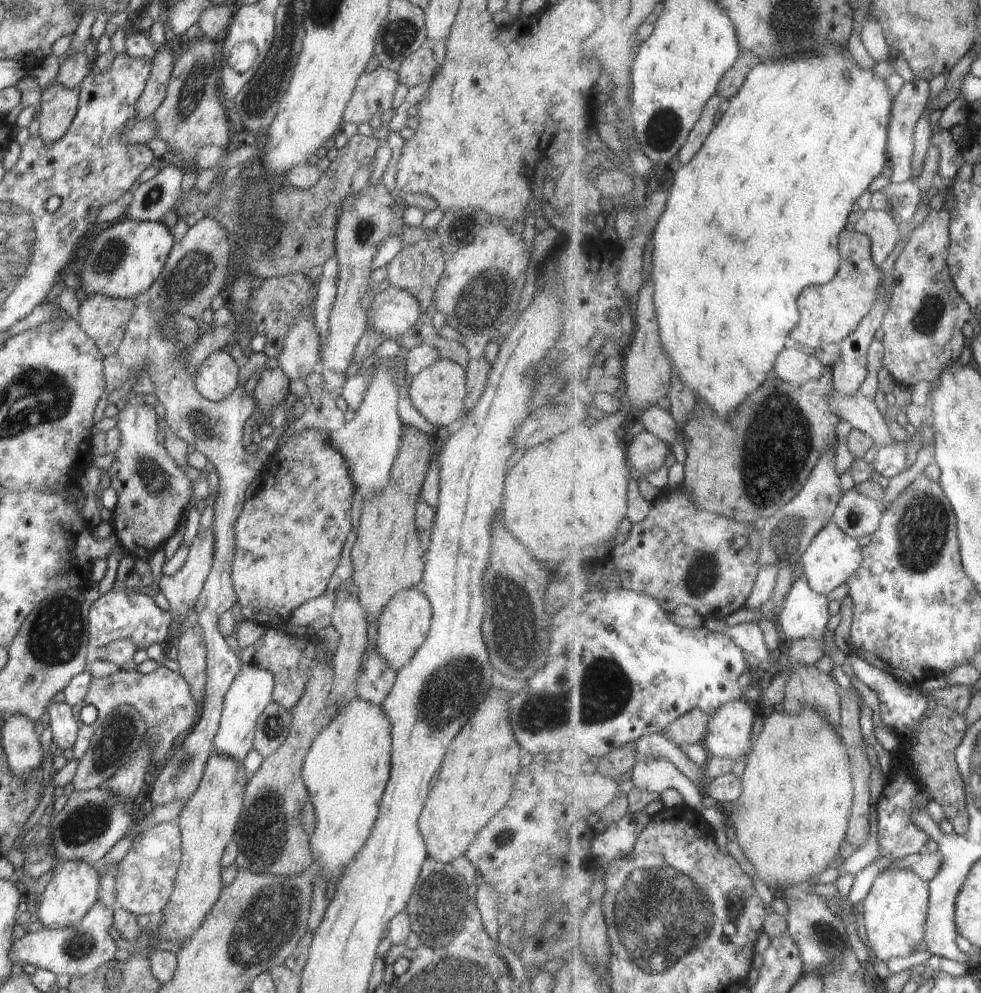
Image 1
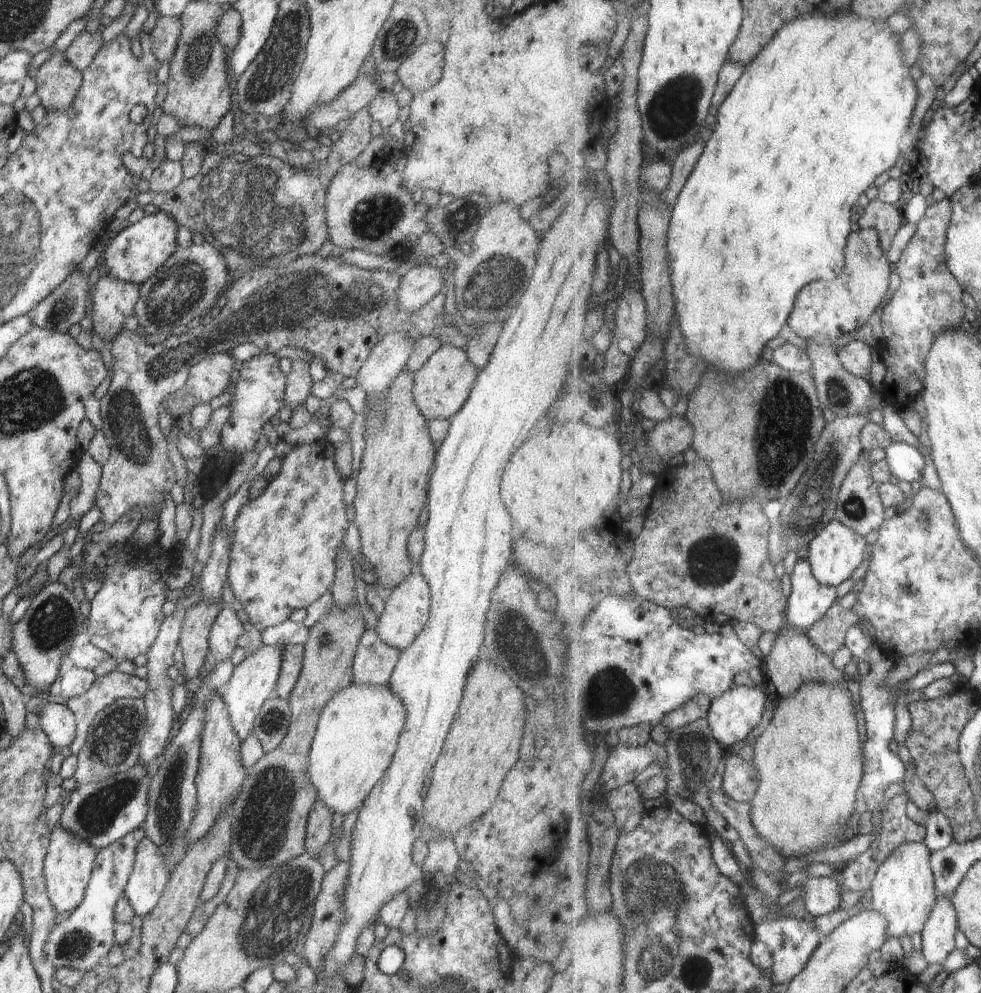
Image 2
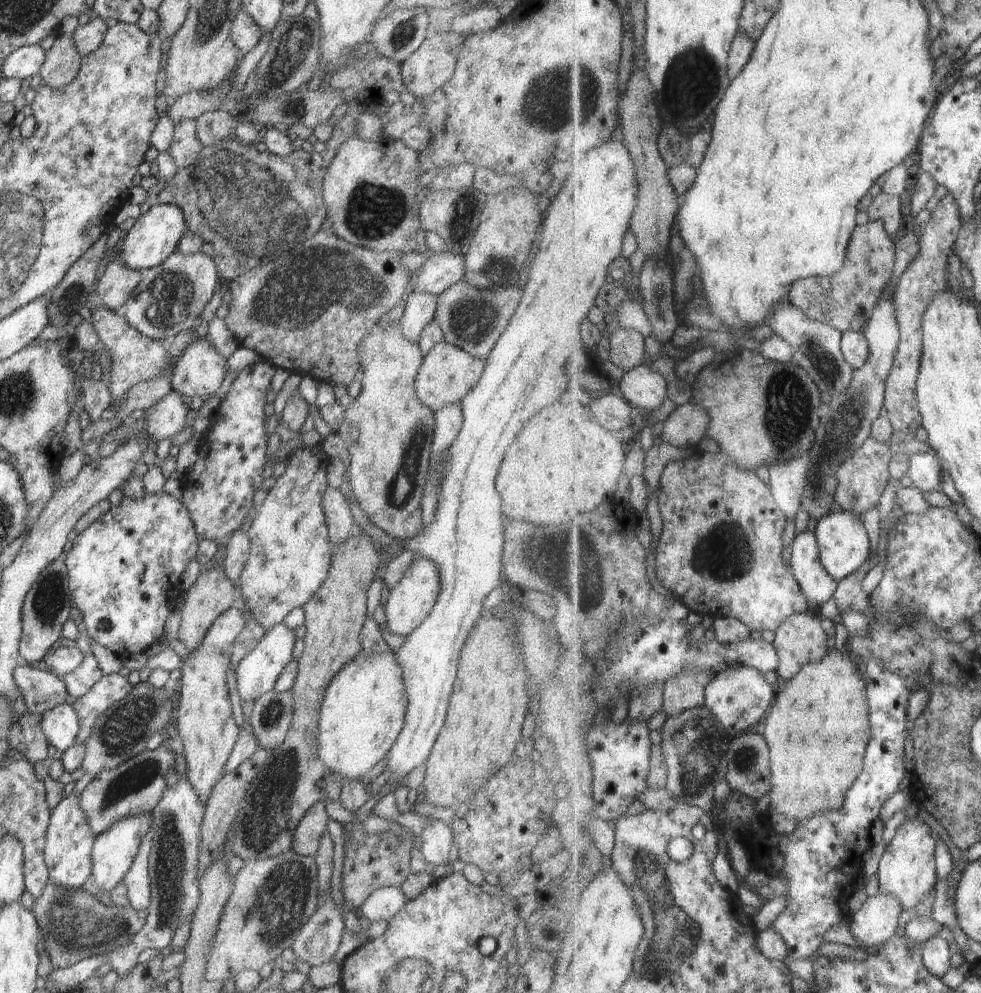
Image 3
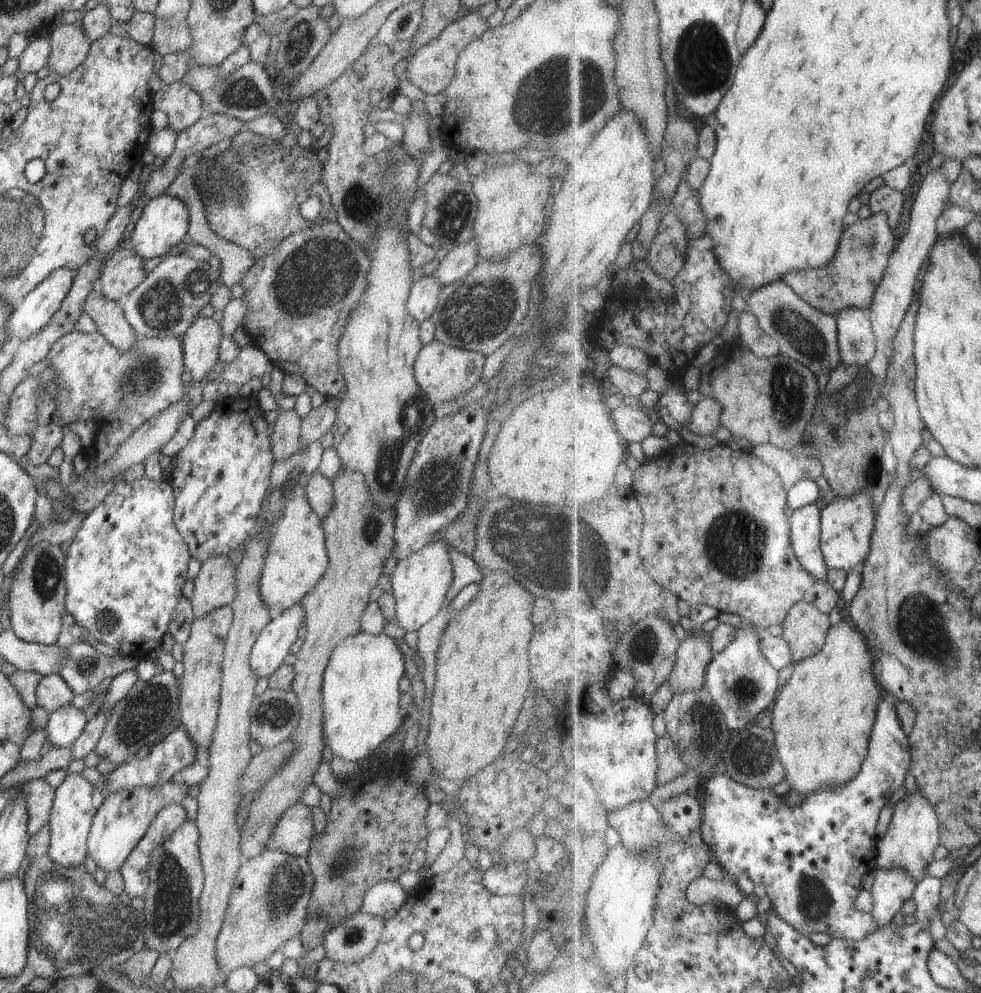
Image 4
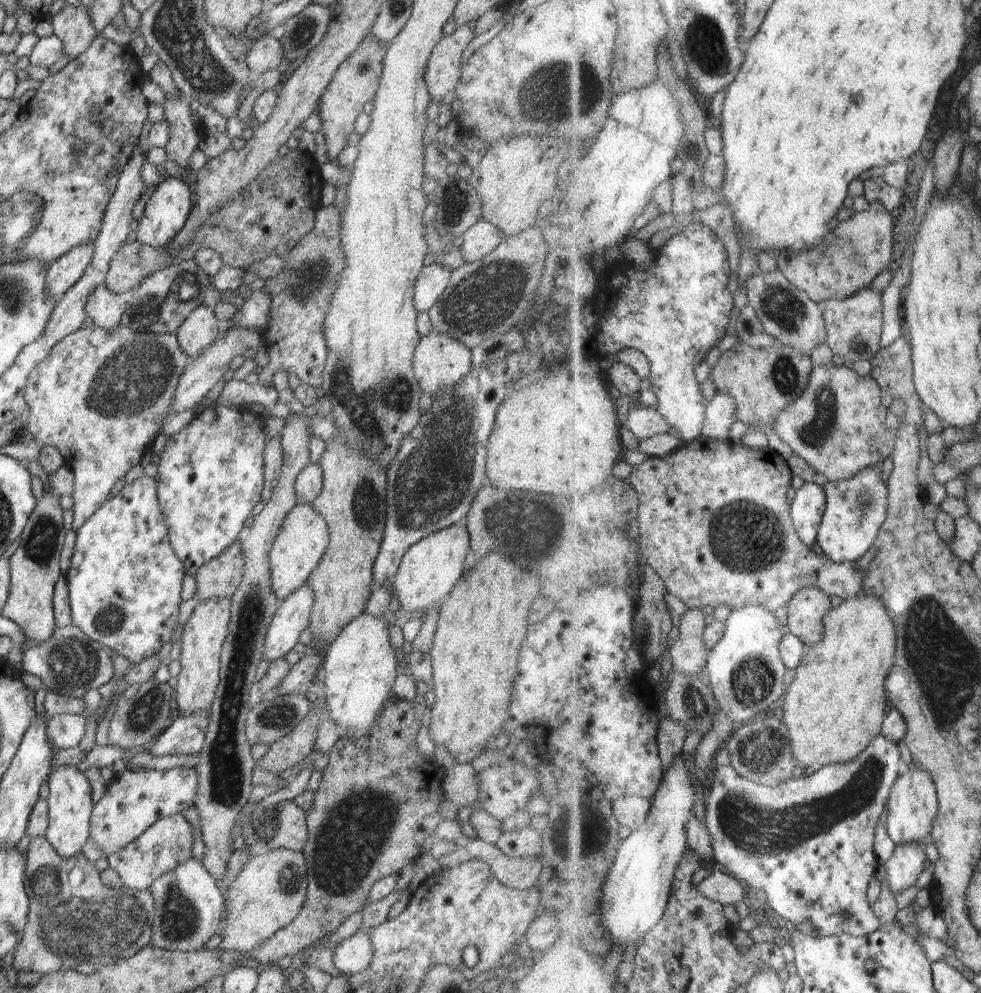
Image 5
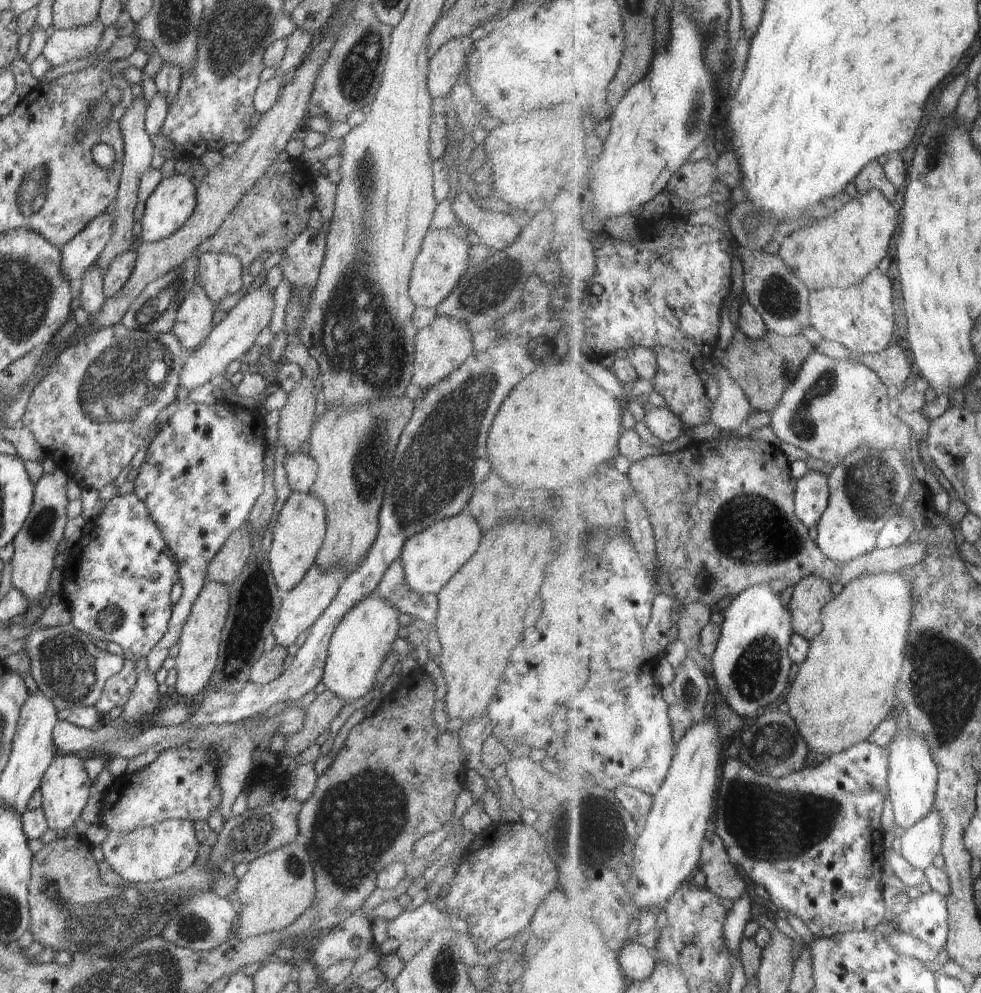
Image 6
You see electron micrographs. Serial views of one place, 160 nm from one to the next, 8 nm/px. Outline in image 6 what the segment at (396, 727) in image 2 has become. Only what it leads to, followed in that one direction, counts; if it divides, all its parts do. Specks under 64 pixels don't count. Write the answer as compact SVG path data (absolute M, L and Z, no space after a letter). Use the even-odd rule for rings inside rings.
M372 591L346 612L332 633L322 681L328 691L352 703L374 688L377 670L393 649L393 643L403 630L398 623L401 612L389 600Z

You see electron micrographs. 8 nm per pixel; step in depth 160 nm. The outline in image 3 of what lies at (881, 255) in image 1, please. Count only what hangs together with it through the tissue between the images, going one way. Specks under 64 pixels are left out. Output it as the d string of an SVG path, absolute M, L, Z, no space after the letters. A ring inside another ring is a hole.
M883 190L870 208L870 220L885 220L887 231L893 239L898 239L904 232L902 218L902 198Z

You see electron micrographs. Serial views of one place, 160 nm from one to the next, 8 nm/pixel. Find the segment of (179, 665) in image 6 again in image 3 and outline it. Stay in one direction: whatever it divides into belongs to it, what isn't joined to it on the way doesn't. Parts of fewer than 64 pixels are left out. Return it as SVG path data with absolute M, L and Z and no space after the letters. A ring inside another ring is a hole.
M232 607L212 623L205 632L200 646L195 648L181 665L182 680L177 686L174 721L184 745L188 780L200 800L207 804L210 791L220 778L222 768L230 756L238 738L240 718L234 697L228 693L226 670L229 667L232 642L244 628L242 610Z

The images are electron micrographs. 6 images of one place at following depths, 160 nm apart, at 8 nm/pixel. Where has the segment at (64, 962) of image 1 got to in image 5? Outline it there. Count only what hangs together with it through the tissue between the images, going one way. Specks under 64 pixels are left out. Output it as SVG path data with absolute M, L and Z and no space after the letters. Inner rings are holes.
M175 767L169 770L129 771L115 777L106 785L102 798L93 806L89 820L89 838L109 858L112 853L134 842L141 832L150 828L157 820L175 814L195 804L198 773L195 767Z

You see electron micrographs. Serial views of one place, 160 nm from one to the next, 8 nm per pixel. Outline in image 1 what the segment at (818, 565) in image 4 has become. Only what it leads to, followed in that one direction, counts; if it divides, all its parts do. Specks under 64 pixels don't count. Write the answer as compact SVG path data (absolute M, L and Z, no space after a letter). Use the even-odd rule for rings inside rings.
M807 576L796 579L778 622L788 641L816 637L823 641L830 622L830 600L816 592Z

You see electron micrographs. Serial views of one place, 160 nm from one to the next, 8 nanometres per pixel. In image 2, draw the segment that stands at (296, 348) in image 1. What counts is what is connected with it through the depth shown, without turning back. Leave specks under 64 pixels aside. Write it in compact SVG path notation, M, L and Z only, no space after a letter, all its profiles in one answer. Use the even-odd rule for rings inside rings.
M305 360L284 363L287 377L284 402L292 411L298 406L305 406L306 398L311 394L314 382L309 373L309 364Z

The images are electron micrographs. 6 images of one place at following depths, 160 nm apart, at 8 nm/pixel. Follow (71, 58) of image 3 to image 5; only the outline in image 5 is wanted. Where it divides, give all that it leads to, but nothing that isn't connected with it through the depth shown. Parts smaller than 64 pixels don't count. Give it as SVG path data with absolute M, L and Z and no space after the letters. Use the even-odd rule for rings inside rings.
M64 5L54 16L51 16L53 34L62 42L65 55L79 57L92 44L97 30L92 24L89 9L84 5Z

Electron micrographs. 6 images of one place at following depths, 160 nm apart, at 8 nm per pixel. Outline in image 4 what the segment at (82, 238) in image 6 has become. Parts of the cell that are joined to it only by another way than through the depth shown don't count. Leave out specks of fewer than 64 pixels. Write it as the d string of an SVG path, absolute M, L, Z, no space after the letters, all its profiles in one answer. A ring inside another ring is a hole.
M60 267L53 270L34 290L31 290L21 300L18 306L12 308L11 319L7 322L7 335L8 341L27 339L30 335L37 333L40 328L44 328L51 318L60 310L62 301L66 298L68 292L70 292L73 280L75 279L75 273L66 267Z

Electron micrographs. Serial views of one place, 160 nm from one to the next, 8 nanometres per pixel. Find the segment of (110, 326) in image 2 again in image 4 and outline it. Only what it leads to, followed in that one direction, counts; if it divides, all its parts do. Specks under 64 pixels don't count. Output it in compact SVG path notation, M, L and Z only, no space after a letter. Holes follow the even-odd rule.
M118 247L103 262L98 289L122 302L165 258L141 259L133 248Z

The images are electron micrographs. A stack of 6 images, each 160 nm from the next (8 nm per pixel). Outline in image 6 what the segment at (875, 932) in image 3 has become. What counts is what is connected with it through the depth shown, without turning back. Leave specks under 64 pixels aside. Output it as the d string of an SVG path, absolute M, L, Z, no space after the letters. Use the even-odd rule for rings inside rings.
M934 807L926 818L920 820L918 824L906 830L902 835L902 846L900 850L902 851L902 856L908 860L908 866L911 868L921 868L922 870L928 868L928 866L932 866L934 860L938 858L938 854L943 852L945 835L945 816L938 807Z

